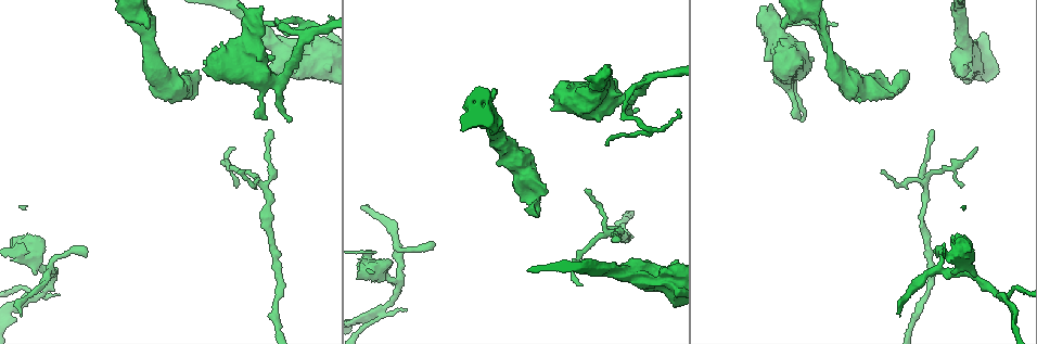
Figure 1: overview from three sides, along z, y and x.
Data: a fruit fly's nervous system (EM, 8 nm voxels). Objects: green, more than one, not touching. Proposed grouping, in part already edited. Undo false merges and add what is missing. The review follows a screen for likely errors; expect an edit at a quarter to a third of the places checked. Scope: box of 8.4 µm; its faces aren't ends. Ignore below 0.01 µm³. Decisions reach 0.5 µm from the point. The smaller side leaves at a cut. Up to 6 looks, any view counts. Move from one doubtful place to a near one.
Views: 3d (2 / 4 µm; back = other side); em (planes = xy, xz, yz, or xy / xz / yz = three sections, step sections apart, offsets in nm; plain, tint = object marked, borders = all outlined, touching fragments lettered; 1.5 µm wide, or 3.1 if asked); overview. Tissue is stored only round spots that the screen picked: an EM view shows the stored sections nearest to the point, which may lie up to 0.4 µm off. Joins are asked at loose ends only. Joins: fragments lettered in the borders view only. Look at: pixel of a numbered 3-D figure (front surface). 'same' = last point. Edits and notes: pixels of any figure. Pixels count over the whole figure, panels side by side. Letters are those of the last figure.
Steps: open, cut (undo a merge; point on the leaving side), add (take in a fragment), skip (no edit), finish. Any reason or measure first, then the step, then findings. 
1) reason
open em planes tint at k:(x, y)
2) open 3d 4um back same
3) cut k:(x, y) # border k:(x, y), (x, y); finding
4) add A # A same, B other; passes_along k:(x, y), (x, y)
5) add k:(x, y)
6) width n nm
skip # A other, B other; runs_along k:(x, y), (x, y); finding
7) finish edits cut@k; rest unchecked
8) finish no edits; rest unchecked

sharp bend
open 3d 2um back at 1:(649, 77)

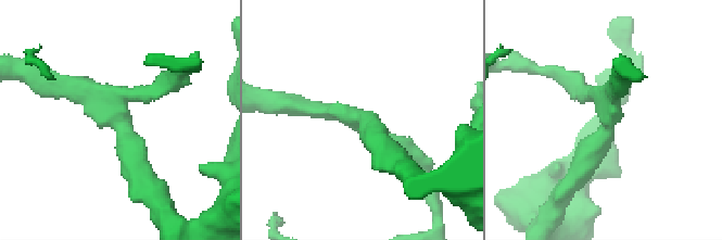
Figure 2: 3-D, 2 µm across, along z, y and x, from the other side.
arms 3
open em planes tint at 2:(360, 122)

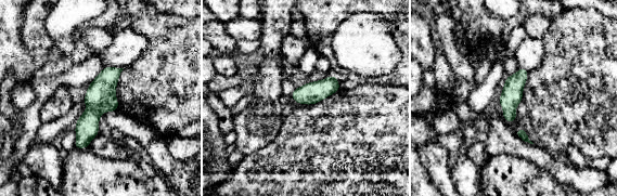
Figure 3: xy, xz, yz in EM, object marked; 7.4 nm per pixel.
open em planes borders same

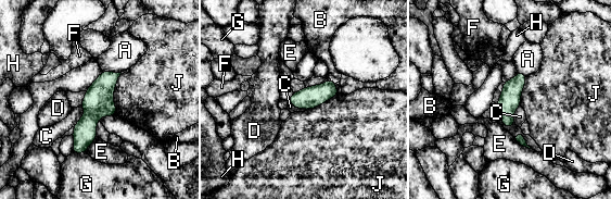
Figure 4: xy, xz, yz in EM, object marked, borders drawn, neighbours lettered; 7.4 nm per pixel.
skip # A other, B other, C other, D other, E other, F other, G other, H other, J other; all the same cell

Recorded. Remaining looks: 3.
branch stops here
open 3d 2um back at 1:(835, 26)

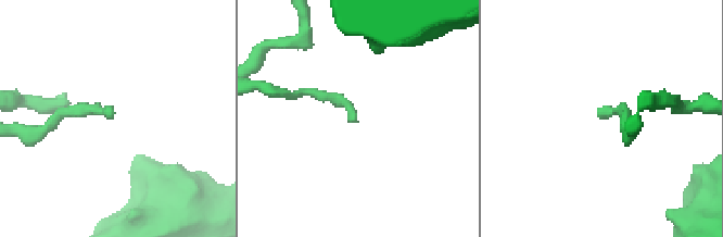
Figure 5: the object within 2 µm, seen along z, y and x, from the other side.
need the tissue
open em yz step 4 borders at 5:(598, 110)

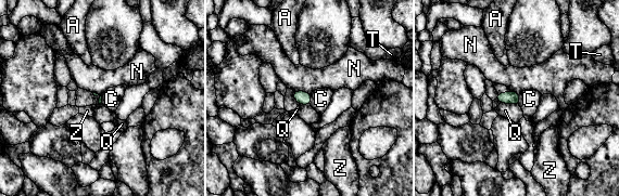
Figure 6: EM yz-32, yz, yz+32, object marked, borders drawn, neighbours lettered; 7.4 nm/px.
skip # A other, C other, N other, Q other, T other, Z other; border 6:(312, 93), (312, 102), (310, 104); none of them fits

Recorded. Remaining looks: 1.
finish no edits; rest unchecked

